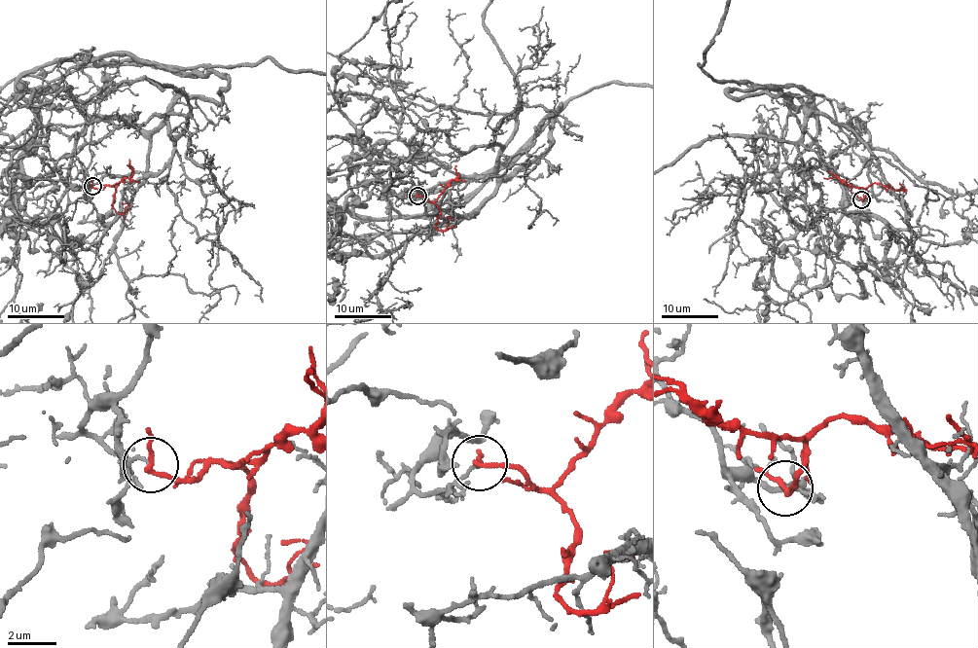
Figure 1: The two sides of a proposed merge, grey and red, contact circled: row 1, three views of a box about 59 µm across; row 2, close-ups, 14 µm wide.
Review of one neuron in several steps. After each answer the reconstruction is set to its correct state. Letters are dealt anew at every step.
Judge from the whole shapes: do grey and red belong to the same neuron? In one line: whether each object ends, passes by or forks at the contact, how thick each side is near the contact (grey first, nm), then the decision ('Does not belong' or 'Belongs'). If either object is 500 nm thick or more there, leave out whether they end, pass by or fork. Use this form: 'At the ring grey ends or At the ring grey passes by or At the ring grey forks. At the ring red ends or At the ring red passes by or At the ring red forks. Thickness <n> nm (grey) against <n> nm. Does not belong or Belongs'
At the ring grey ends. At the ring red passes by. Thickness 120 nm (grey) against 180 nm. Does not belong

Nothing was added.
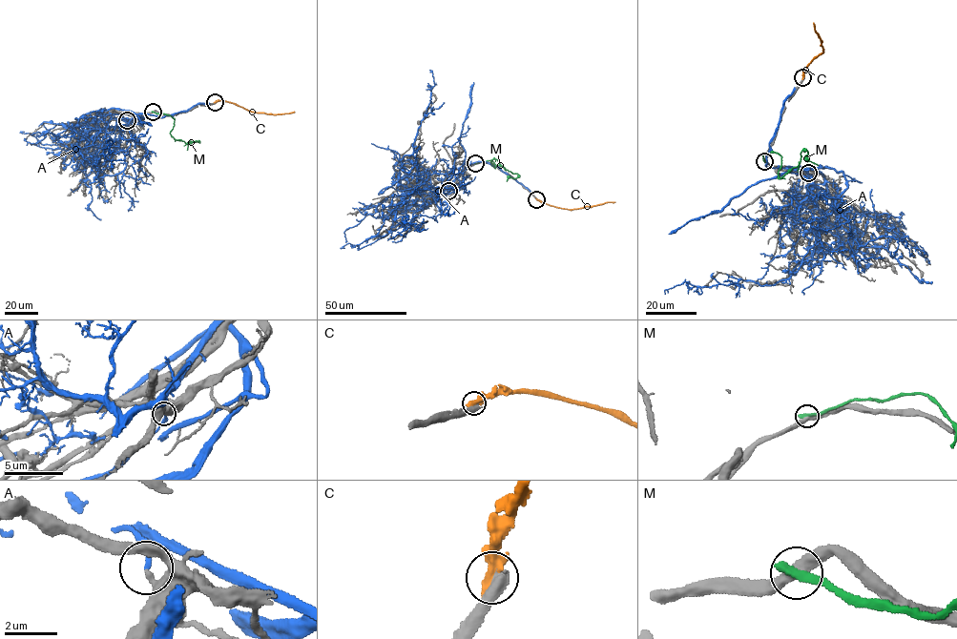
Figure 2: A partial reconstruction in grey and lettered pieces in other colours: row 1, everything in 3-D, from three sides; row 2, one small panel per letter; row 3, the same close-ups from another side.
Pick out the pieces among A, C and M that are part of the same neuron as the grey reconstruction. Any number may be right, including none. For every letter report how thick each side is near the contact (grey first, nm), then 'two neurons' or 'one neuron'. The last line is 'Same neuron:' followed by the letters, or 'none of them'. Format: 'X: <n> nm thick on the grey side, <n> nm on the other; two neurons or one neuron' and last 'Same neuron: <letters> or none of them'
A: 320 nm thick on the grey side, 200 nm on the other; two neurons
C: 600 nm thick on the grey side, 480 nm on the other; two neurons
M: 400 nm thick on the grey side, 360 nm on the other; two neurons
Same neuron: none of them

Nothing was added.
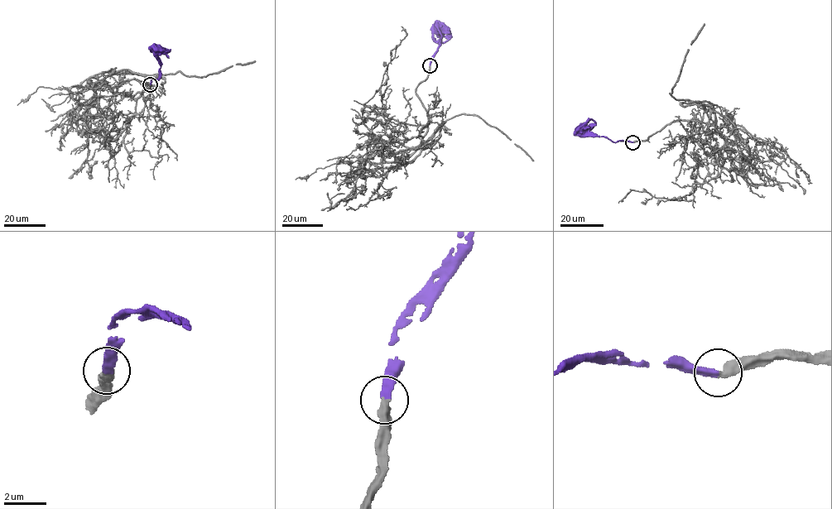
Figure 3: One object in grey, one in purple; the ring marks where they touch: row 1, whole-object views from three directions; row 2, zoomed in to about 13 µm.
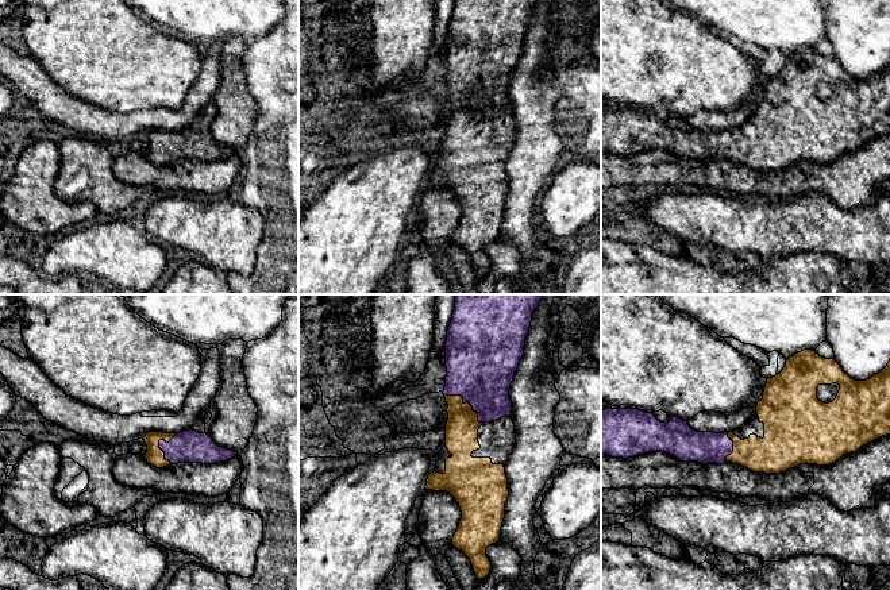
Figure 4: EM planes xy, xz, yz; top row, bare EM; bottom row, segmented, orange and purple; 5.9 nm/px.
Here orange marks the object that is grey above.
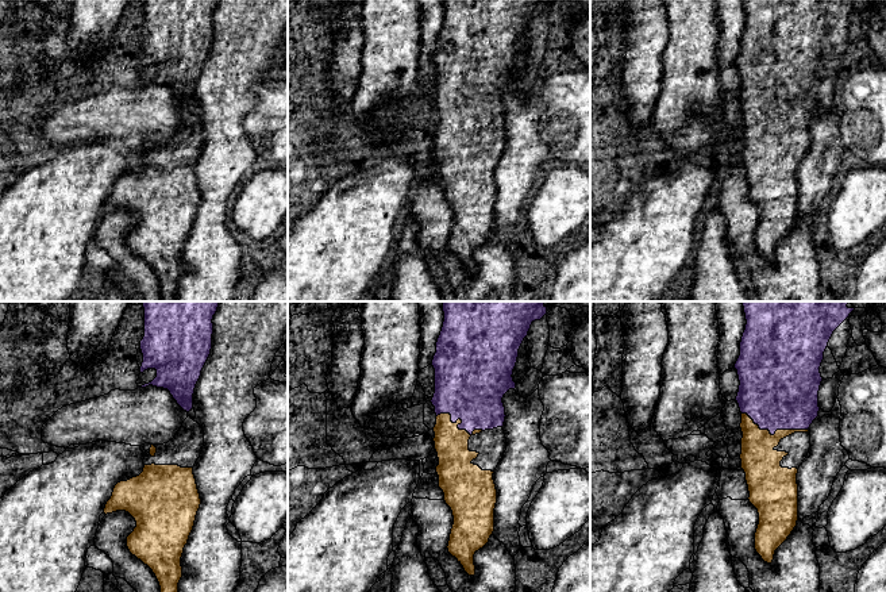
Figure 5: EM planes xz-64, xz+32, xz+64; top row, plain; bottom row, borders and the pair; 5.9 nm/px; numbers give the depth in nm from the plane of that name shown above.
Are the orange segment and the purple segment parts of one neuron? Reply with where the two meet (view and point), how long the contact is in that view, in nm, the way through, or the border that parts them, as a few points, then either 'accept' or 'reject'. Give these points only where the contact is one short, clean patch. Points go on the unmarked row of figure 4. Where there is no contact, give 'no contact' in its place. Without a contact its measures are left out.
xz (466, 100) | 280 nm | accept

